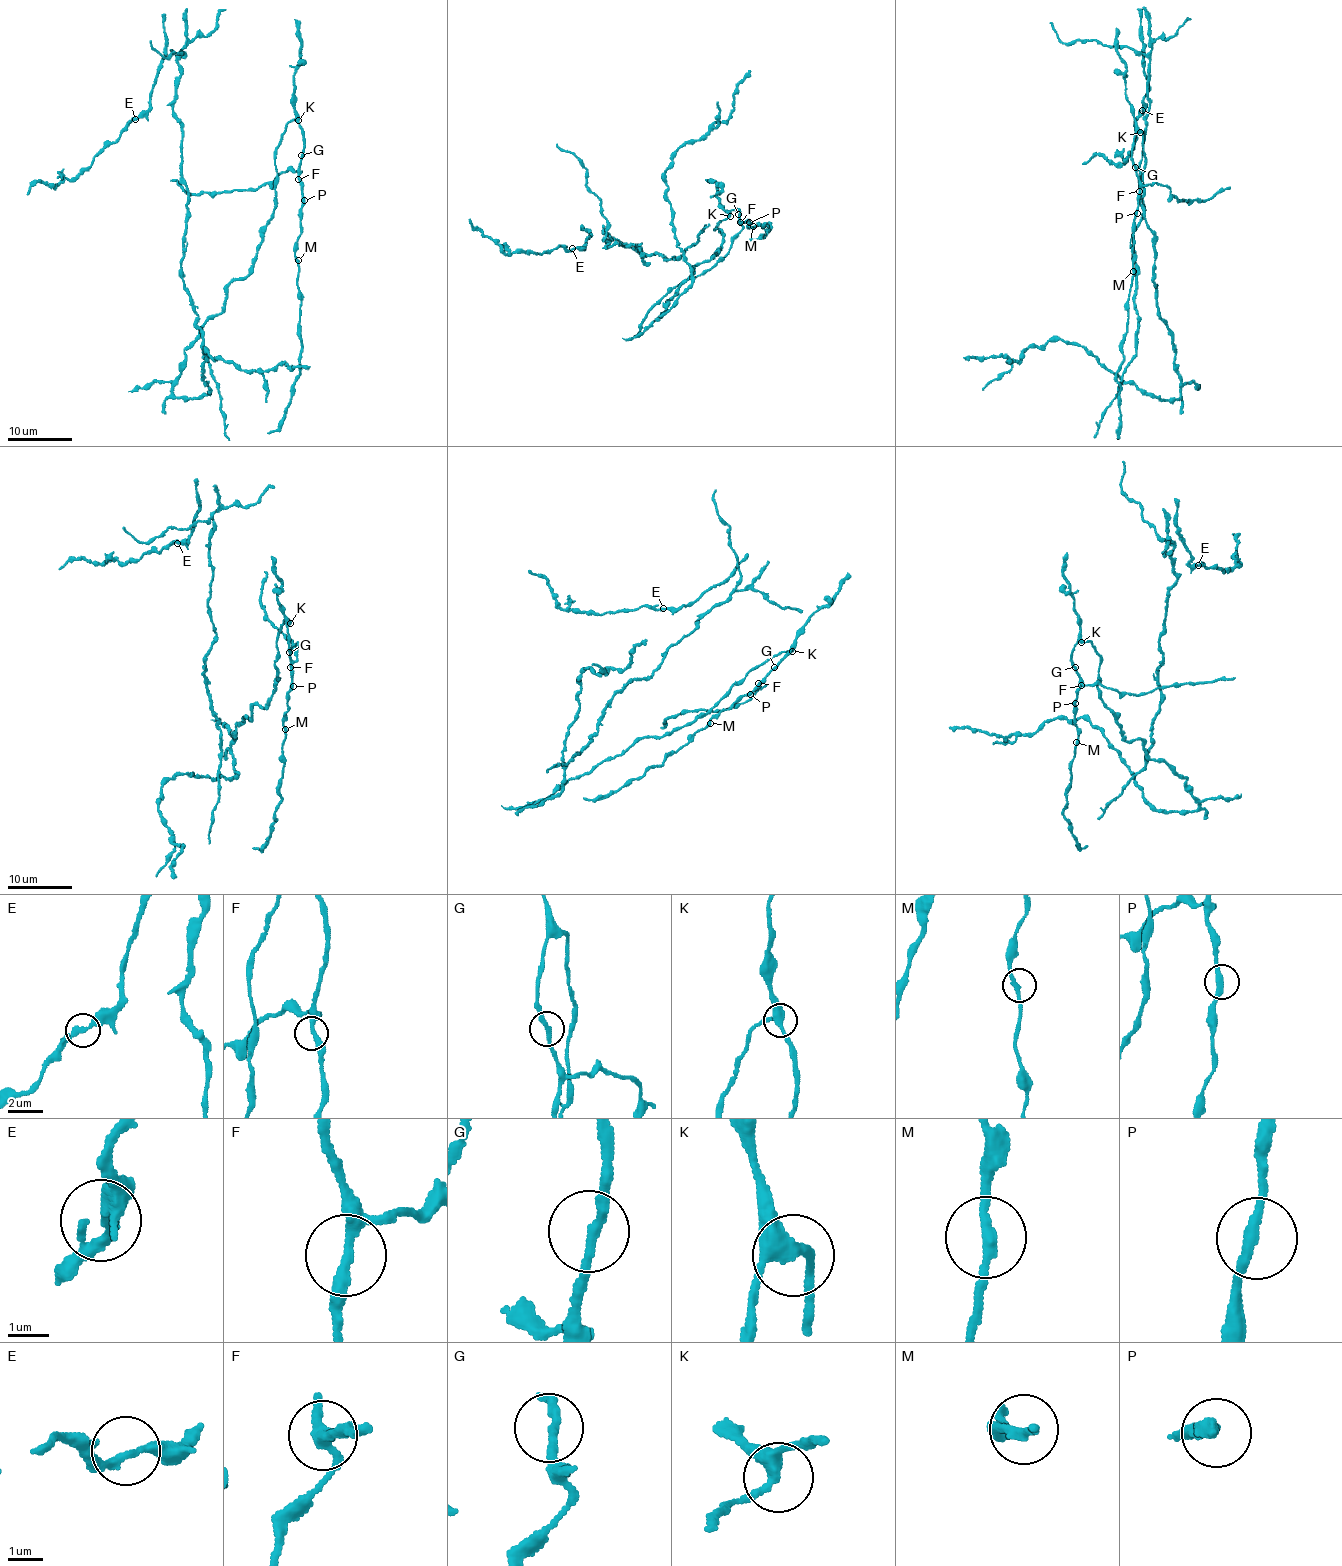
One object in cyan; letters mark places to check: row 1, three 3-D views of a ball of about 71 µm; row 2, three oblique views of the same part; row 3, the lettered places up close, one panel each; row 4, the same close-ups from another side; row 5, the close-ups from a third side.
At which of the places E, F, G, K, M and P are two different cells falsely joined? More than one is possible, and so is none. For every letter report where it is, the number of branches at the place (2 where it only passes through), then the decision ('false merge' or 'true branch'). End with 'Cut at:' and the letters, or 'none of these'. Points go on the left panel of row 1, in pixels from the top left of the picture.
E: (135, 119) | 2 | true branch
F: (298, 179) | 3 | true branch
G: (301, 155) | 2 | true branch
K: (298, 120) | 3 | true branch
M: (298, 260) | 2 | true branch
P: (304, 200) | 2 | true branch
Cut at: none of these

